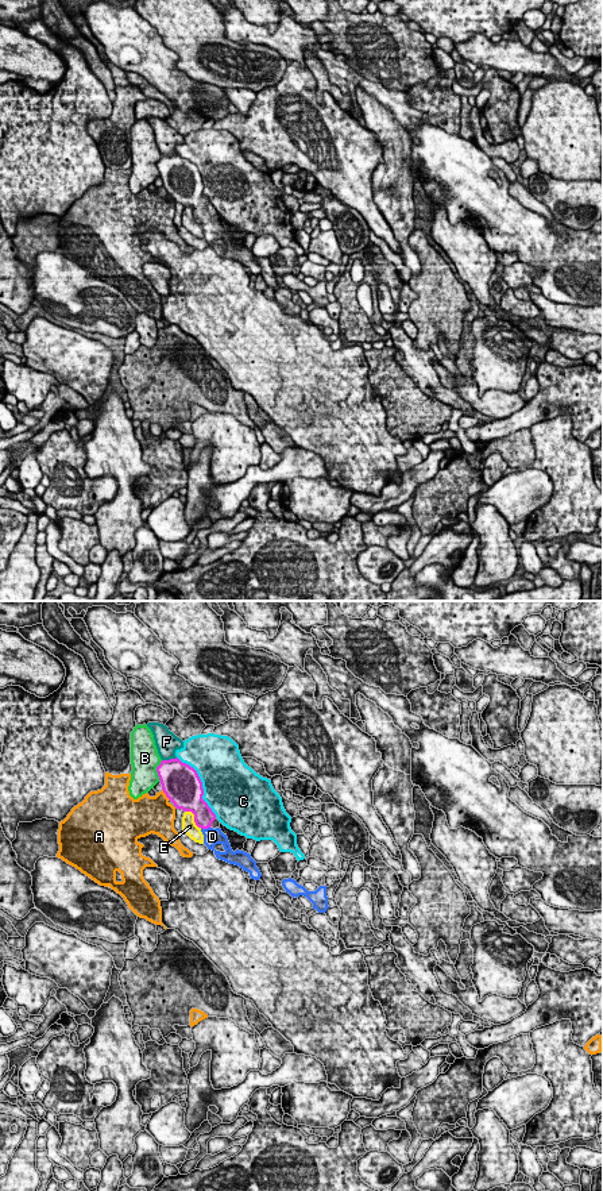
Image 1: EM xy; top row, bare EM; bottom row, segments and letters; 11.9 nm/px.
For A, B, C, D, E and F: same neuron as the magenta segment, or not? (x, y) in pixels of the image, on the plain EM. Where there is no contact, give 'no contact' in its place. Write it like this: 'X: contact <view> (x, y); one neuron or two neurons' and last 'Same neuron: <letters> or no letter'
A: contact xy (165, 188); two neurons
B: contact xy (157, 166); two neurons
C: contact xy (201, 180); two neurons
D: contact xy (205, 223); one neuron
E: contact xy (194, 212); two neurons
F: contact xy (170, 154); two neurons
Same neuron: D

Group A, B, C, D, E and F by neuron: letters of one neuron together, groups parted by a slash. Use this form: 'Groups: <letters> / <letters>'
Groups: A / B / C / D / E / F

